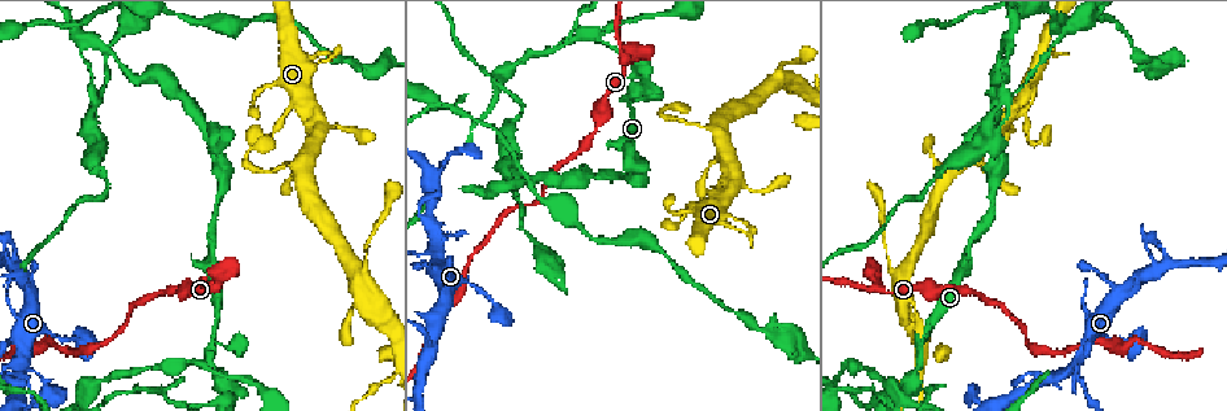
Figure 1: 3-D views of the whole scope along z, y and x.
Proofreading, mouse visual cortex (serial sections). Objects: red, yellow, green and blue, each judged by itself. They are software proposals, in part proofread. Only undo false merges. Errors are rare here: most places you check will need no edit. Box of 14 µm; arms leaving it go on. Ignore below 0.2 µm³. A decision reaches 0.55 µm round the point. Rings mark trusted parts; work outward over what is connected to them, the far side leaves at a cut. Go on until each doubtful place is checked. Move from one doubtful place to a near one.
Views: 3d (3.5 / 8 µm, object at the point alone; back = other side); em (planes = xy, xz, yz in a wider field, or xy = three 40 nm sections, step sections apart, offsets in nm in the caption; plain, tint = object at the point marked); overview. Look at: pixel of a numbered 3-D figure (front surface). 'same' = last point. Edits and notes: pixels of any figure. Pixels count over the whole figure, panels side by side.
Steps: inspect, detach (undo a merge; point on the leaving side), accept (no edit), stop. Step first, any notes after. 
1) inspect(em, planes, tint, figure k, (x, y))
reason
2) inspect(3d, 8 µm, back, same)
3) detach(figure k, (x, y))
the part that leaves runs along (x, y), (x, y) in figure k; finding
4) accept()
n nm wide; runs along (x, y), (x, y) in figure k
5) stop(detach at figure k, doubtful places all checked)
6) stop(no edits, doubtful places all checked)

inspect(3d, 3.5 µm, figure 1, (163, 393))
three-way junction

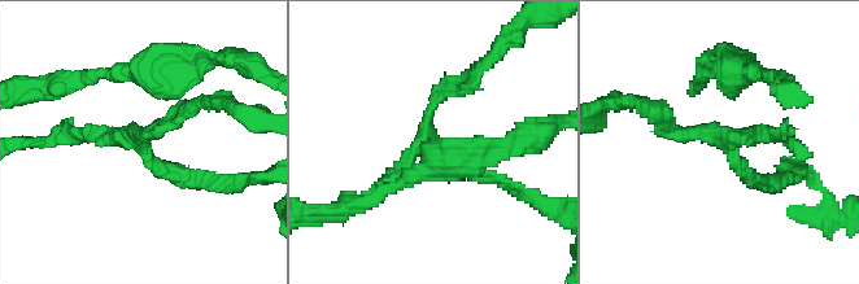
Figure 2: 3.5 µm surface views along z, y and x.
inspect(em, xy, step 2, tint, figure 2, (725, 144))

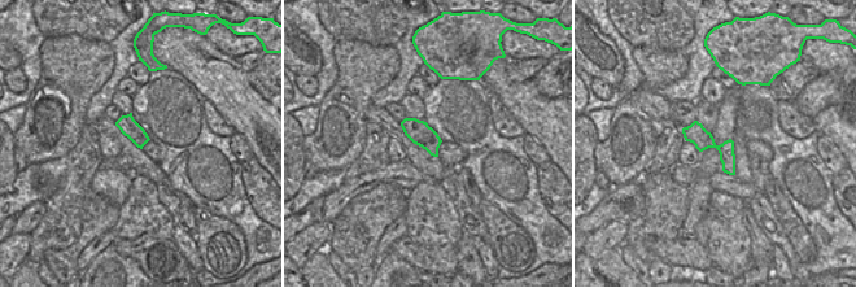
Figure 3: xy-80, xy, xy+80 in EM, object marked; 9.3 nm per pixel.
accept()
all the same cell

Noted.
inspect(3d, 8 µm, figure 1, (1003, 99))
three-way junction

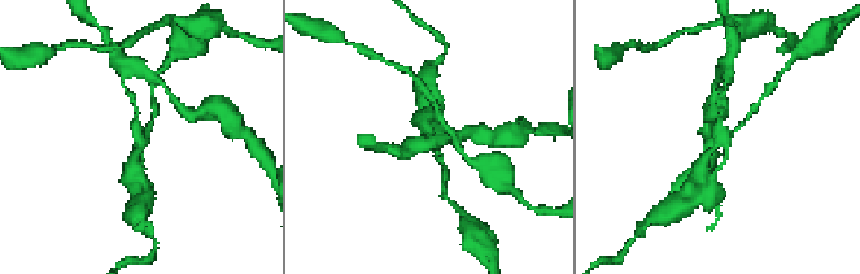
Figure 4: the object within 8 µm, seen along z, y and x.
inspect(3d, 3.5 µm, figure 4, (725, 136))
closer look

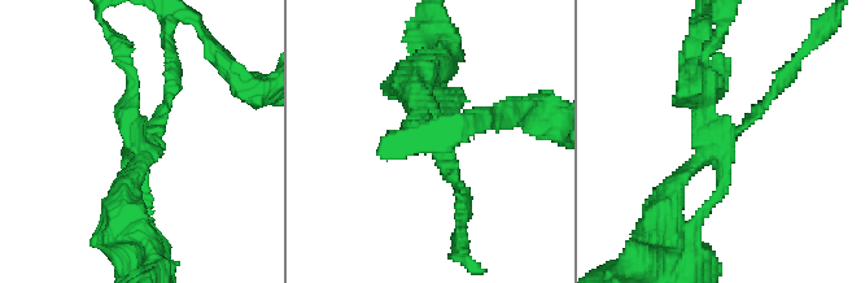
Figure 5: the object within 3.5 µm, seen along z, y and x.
inspect(em, planes, tint, figure 5, (714, 137))
shape alone is not enough

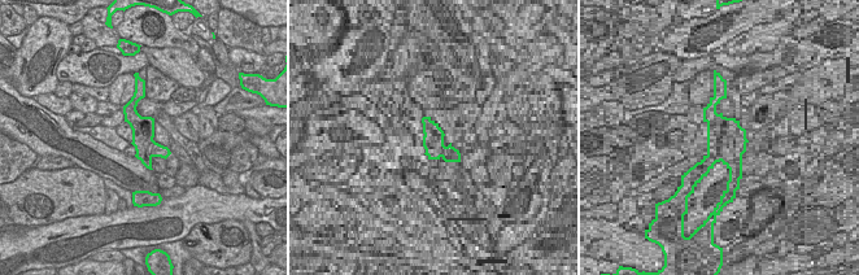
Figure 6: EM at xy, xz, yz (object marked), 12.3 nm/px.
accept()
runs along (703, 62), (713, 146), (667, 201) in figure 5; one cell here

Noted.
inspect(3d, 3.5 µm, figure 1, (932, 179))
a narrow waist

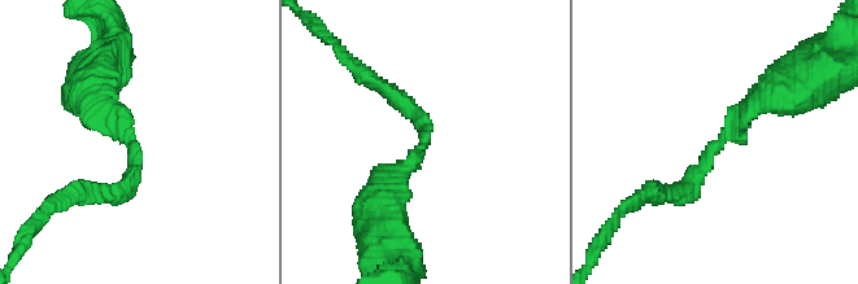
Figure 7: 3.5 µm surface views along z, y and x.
inspect(em, xy, step 3, tint, figure 7, (423, 145))
arms of 200, 200 nm

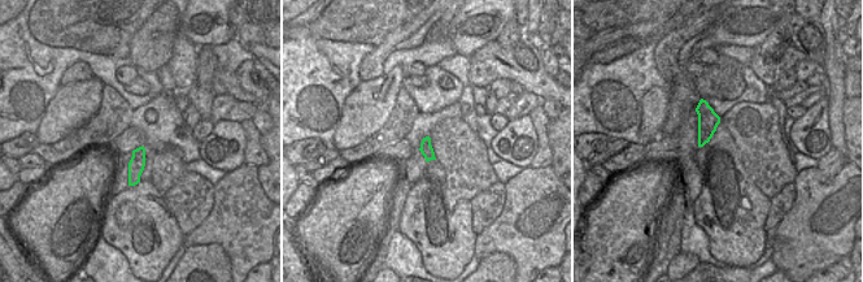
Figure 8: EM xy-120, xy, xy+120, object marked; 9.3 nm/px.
accept()
runs along (769, 90), (756, 90), (670, 197) in figure 7; all the same cell

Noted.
inspect(em, xy, step 3, tint, figure 1, (438, 251))
three-way junction

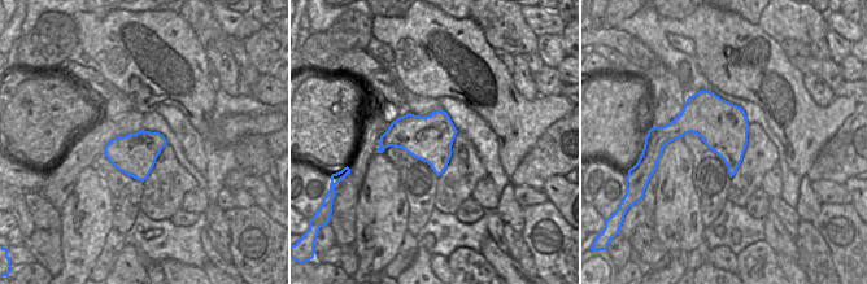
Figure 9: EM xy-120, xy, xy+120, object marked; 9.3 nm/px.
inspect(3d, 3.5 µm, same)
wider look

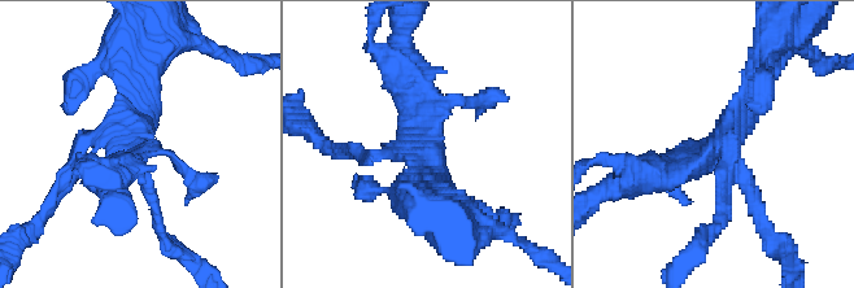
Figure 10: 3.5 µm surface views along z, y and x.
accept()
runs along (767, 68), (700, 162), (654, 170) in figure 10; continuous, no second cell

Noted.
stop(no edits, doubtful places all checked)

